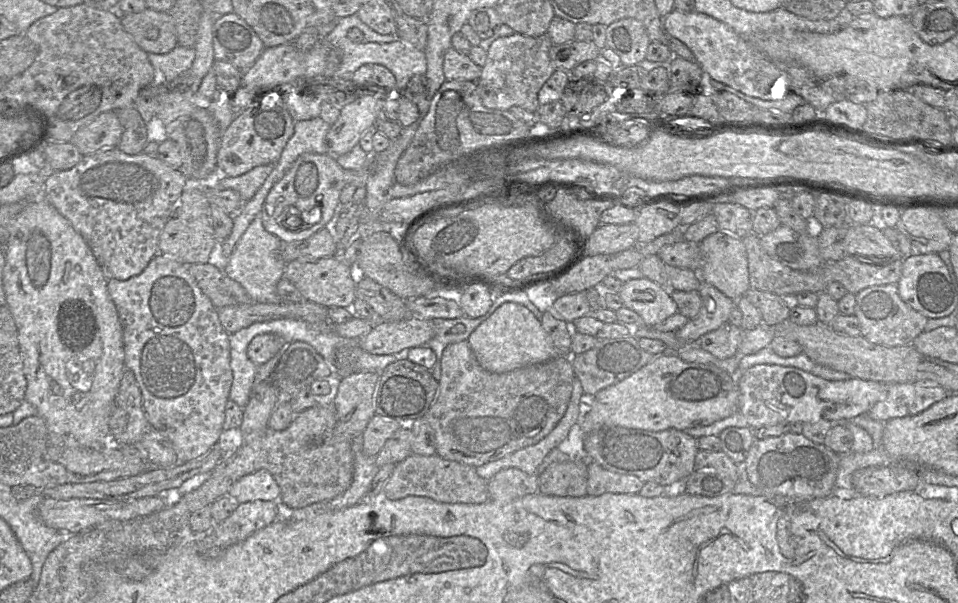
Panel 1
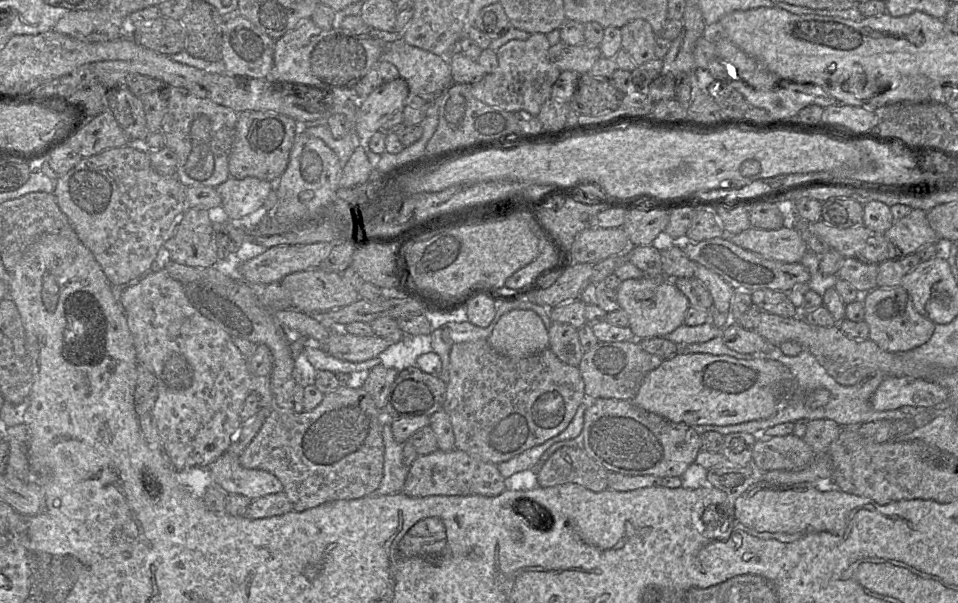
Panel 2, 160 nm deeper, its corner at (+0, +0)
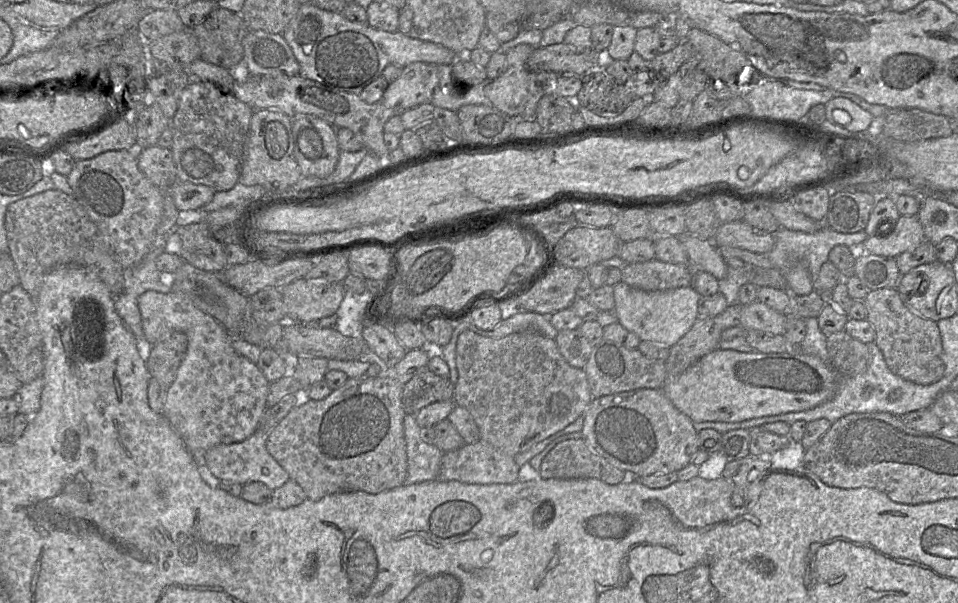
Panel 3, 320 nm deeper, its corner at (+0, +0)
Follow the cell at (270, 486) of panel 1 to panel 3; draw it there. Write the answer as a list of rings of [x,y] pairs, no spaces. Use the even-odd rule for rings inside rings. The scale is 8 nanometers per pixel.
[[[256,431],[241,442],[232,444],[219,444],[210,448],[205,456],[204,463],[210,472],[223,482],[245,485],[250,482],[262,482],[270,489],[275,490],[285,484],[290,478],[289,474],[269,454],[266,448],[266,432]]]

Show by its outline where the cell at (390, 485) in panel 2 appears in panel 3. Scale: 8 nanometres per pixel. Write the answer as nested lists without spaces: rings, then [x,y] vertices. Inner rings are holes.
[[[406,414],[404,419],[404,434],[407,448],[407,476],[405,484],[422,483],[438,479],[444,452],[433,444],[425,443],[420,437],[420,427],[415,414]]]

